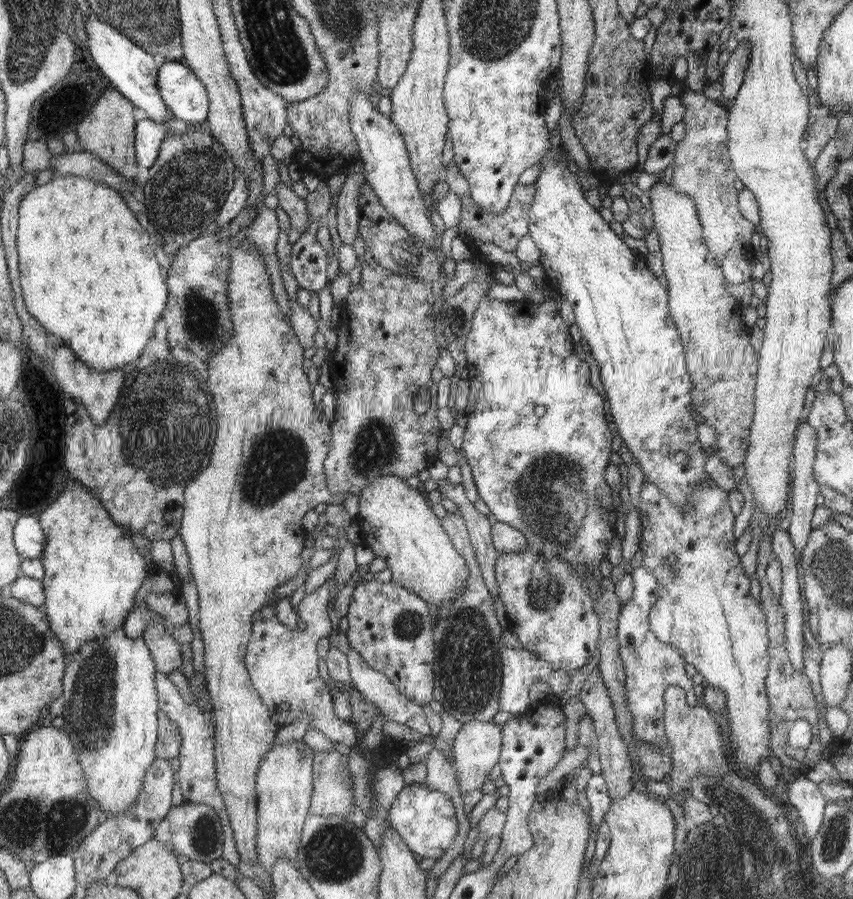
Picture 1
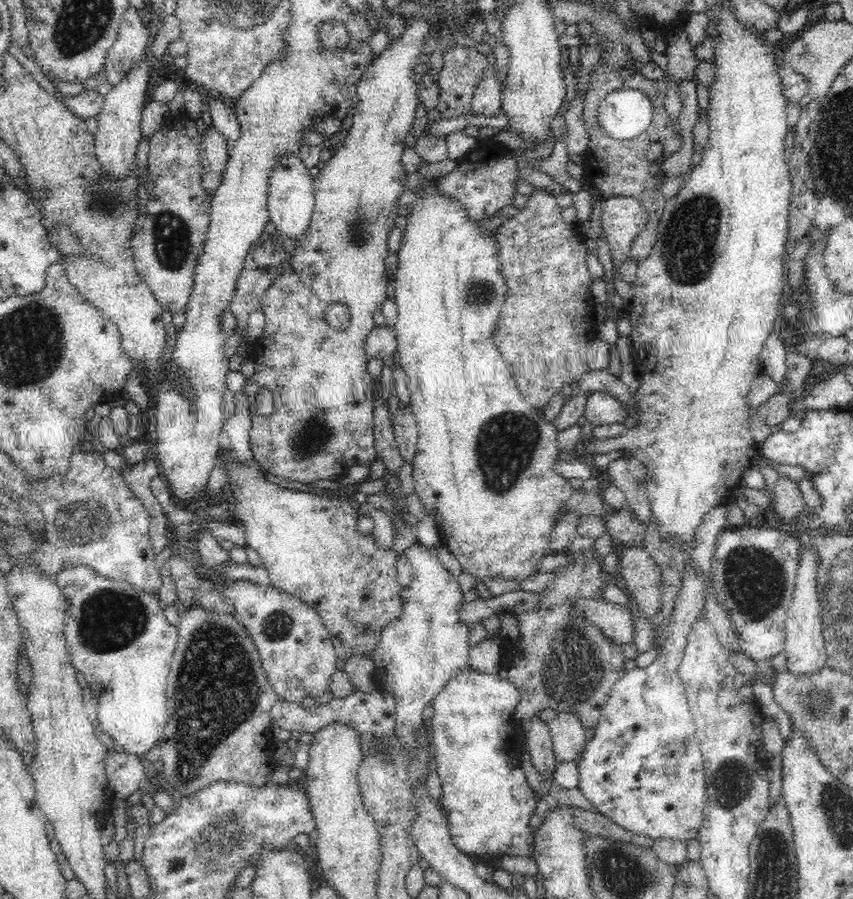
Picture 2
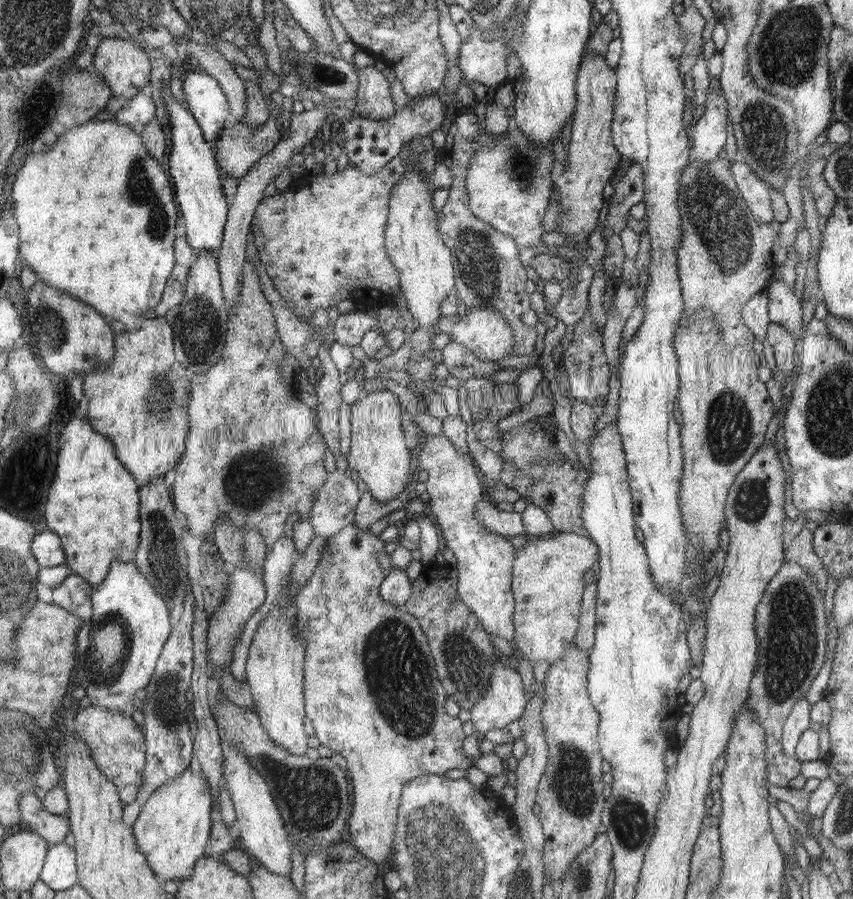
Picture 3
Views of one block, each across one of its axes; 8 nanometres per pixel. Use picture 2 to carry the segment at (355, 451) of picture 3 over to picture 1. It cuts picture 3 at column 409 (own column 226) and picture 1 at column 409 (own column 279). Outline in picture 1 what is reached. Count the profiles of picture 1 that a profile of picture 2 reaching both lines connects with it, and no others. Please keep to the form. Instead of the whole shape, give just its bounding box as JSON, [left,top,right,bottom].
[358,473,468,609]

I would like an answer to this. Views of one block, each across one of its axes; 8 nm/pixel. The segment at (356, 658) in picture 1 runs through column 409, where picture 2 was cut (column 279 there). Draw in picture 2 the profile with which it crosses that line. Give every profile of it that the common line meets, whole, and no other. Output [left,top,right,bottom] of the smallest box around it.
[271,690,396,735]

